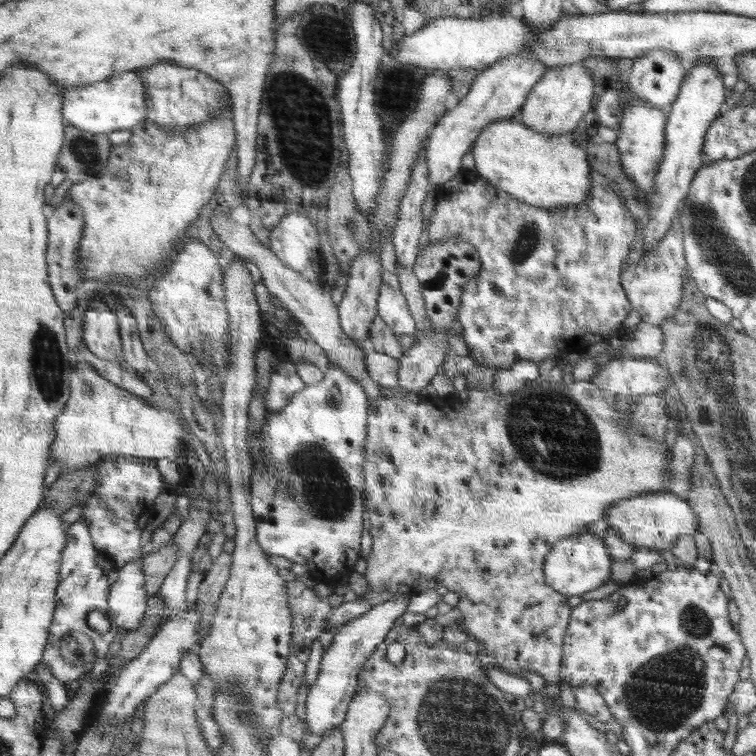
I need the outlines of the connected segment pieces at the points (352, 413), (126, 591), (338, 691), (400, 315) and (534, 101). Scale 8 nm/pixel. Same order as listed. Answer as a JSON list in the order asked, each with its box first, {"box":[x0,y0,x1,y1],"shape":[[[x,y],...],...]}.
[{"box":[252,363,367,589],"shape":[[[330,363],[320,383],[306,385],[292,396],[285,408],[276,414],[267,414],[262,430],[261,446],[269,449],[267,467],[270,472],[253,472],[252,509],[257,521],[258,544],[272,556],[284,556],[293,563],[308,566],[308,576],[315,577],[325,589],[334,585],[338,578],[350,575],[360,557],[367,395],[357,380]]]},{"box":[106,557,150,630],"shape":[[[141,557],[134,558],[118,571],[118,579],[110,592],[111,609],[106,614],[112,626],[120,630],[136,630],[142,624],[150,596],[145,591],[145,578],[141,573]]]},{"box":[304,594,411,735],"shape":[[[406,594],[406,597],[404,595],[391,597],[389,601],[374,605],[366,614],[335,629],[333,644],[323,652],[319,673],[307,694],[304,718],[307,734],[323,735],[338,727],[346,718],[362,665],[373,654],[376,646],[384,640],[390,629],[397,625],[411,597],[409,594]]]},{"box":[377,271,416,336],"shape":[[[384,271],[384,282],[381,284],[380,298],[377,300],[377,316],[392,330],[395,336],[416,332],[416,322],[402,294],[399,278]]]},{"box":[519,63,594,135],"shape":[[[584,63],[557,66],[545,72],[544,78],[534,86],[528,96],[527,102],[522,106],[522,116],[519,116],[521,124],[536,132],[548,133],[549,135],[562,135],[568,132],[579,132],[576,126],[580,126],[580,118],[592,110],[592,92],[594,92],[594,80],[592,74],[584,68]]]}]

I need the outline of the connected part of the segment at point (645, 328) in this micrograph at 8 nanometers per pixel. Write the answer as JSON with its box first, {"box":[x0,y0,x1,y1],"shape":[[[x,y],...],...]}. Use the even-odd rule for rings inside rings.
{"box":[617,322,664,358],"shape":[[[642,322],[638,324],[638,328],[632,338],[628,340],[628,344],[624,346],[622,352],[617,358],[632,355],[632,357],[656,357],[660,358],[664,346],[664,335],[659,326],[646,324]]]}

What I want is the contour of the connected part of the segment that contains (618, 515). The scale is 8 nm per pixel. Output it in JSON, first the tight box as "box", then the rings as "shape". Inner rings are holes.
{"box":[604,492,699,549],"shape":[[[673,492],[646,493],[644,495],[635,496],[632,499],[624,499],[622,502],[618,502],[616,506],[608,508],[608,511],[605,512],[604,519],[611,530],[615,530],[624,542],[648,549],[670,549],[679,536],[687,534],[693,536],[696,531],[699,532],[699,520],[688,504],[688,501],[676,496]]]}

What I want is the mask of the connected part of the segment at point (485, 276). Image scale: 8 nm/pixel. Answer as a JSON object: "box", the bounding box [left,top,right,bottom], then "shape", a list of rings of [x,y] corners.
{"box":[424,170,636,369],"shape":[[[461,170],[454,175],[448,182],[437,188],[436,205],[432,217],[430,217],[430,226],[424,234],[427,244],[435,244],[439,240],[452,238],[453,235],[462,240],[469,241],[470,244],[478,244],[478,252],[482,252],[482,276],[478,276],[476,282],[470,282],[462,294],[462,307],[460,308],[459,335],[464,339],[468,347],[468,357],[474,359],[477,366],[484,365],[492,369],[510,369],[518,361],[542,362],[548,357],[560,358],[566,353],[581,354],[581,350],[587,350],[590,346],[599,342],[606,342],[614,334],[617,334],[622,327],[624,320],[630,314],[629,298],[626,298],[622,285],[620,284],[620,270],[622,270],[622,260],[630,254],[630,244],[636,236],[636,222],[630,220],[628,209],[621,205],[619,197],[610,185],[600,185],[594,187],[589,192],[589,199],[586,203],[580,203],[574,207],[554,207],[551,209],[534,207],[526,204],[526,200],[518,200],[505,190],[499,189],[496,185],[490,184],[484,177],[474,178],[468,182],[466,170]]]}

